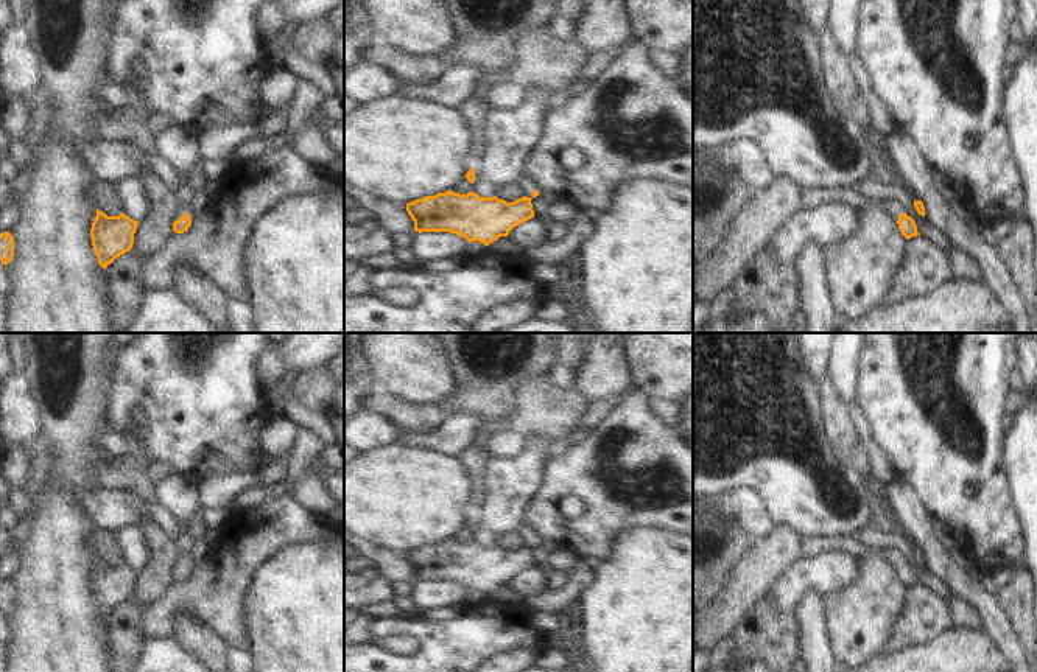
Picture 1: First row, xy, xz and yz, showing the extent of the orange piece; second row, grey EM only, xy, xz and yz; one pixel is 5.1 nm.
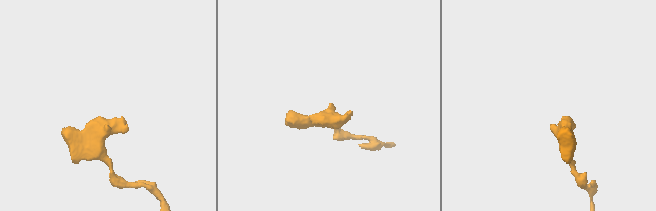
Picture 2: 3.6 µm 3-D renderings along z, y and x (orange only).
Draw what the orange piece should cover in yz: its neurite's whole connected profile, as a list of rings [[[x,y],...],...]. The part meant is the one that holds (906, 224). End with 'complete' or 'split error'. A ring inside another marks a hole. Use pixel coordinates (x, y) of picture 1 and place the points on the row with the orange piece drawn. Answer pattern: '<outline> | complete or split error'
[[[884,199],[881,204],[891,212],[906,240],[919,235],[914,219],[906,215],[905,208],[897,199]]] | split error

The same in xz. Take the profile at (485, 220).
[[[522,171],[515,180],[523,196],[514,202],[480,198],[470,191],[459,194],[452,190],[425,196],[406,204],[406,212],[414,221],[414,230],[450,232],[469,243],[480,241],[489,246],[500,236],[508,236],[518,224],[534,218],[531,199],[542,194],[529,176]]] | split error

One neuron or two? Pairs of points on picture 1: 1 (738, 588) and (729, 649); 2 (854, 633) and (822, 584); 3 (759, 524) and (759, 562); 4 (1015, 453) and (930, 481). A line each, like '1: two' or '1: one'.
1: two
2: two
3: two
4: two

